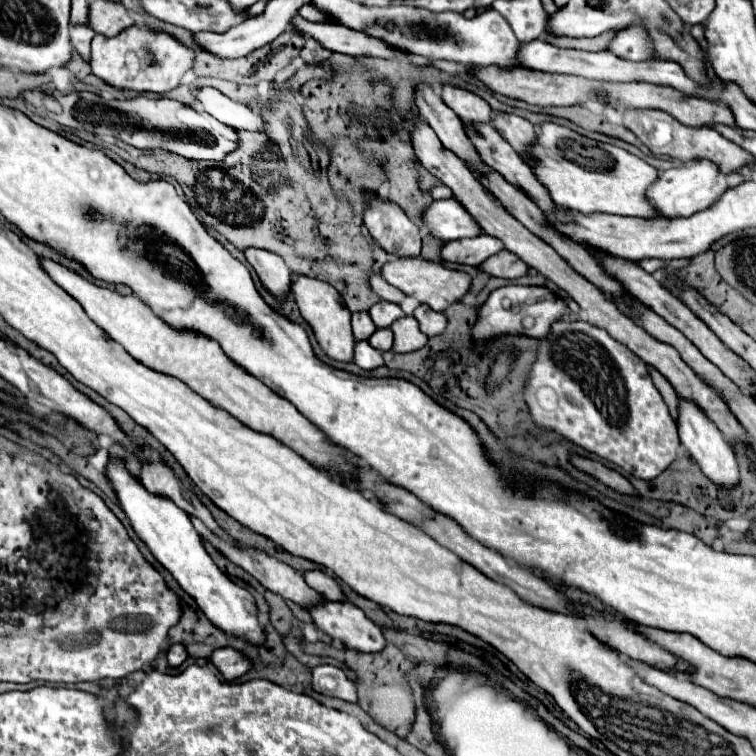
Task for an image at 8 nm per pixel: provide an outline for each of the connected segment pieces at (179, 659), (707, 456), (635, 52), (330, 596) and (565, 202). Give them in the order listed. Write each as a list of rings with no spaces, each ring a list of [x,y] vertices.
[[[179,643],[169,647],[169,651],[167,651],[167,661],[169,661],[171,667],[179,667],[185,659],[187,659],[187,651],[185,651],[185,647],[181,647]]]
[[[679,399],[679,437],[681,437],[681,445],[691,453],[691,457],[701,467],[707,479],[711,479],[715,485],[725,487],[725,489],[737,487],[739,467],[737,467],[735,453],[723,439],[721,431],[717,431],[717,427],[713,427],[713,423],[705,419],[705,413],[701,411],[701,407],[697,407],[697,403]]]
[[[629,27],[627,31],[621,31],[615,39],[609,41],[607,51],[627,61],[645,61],[653,55],[651,41],[641,27]]]
[[[307,571],[305,581],[327,601],[347,601],[347,597],[343,595],[343,589],[339,587],[339,583],[333,577],[329,577],[321,571]]]
[[[543,123],[525,163],[549,191],[555,205],[579,213],[609,213],[621,217],[653,217],[645,191],[657,179],[657,169],[609,143],[595,143],[567,127]]]

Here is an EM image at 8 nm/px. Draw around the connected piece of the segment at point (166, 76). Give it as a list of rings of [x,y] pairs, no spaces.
[[[133,25],[117,37],[95,35],[91,43],[91,69],[101,81],[111,87],[137,91],[137,93],[165,93],[181,83],[181,77],[193,67],[195,51],[181,45],[167,33],[145,31]]]

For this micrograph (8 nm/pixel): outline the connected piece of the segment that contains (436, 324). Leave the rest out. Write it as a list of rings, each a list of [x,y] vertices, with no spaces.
[[[419,305],[415,311],[413,311],[413,317],[417,319],[419,323],[419,329],[427,335],[427,337],[435,337],[439,335],[445,325],[447,325],[447,319],[443,313],[435,313],[433,309],[425,307],[425,305]]]

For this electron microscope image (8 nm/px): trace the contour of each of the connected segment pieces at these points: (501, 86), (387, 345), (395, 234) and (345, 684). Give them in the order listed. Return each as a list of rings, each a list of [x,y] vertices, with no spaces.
[[[481,67],[481,69],[471,69],[475,77],[479,77],[489,89],[495,93],[501,93],[505,97],[521,99],[531,105],[547,107],[547,105],[557,105],[557,107],[569,107],[569,105],[579,105],[587,101],[597,101],[605,107],[625,111],[625,109],[661,109],[669,115],[673,115],[681,125],[687,127],[713,127],[713,125],[735,125],[733,111],[729,111],[727,103],[713,101],[713,99],[701,99],[701,97],[691,97],[691,95],[681,95],[681,91],[673,87],[661,87],[661,85],[649,85],[649,83],[607,83],[607,81],[591,81],[585,77],[575,77],[575,75],[555,75],[555,73],[541,73],[533,69],[513,69],[505,71],[499,67]]]
[[[377,329],[371,337],[369,337],[369,345],[379,349],[379,351],[389,351],[393,345],[393,333],[387,329]]]
[[[377,199],[377,205],[365,207],[363,215],[365,227],[381,249],[397,257],[419,257],[421,231],[399,205]]]
[[[319,665],[311,669],[313,675],[313,691],[329,697],[337,697],[349,703],[357,703],[355,683],[345,677],[339,667],[333,665]]]

